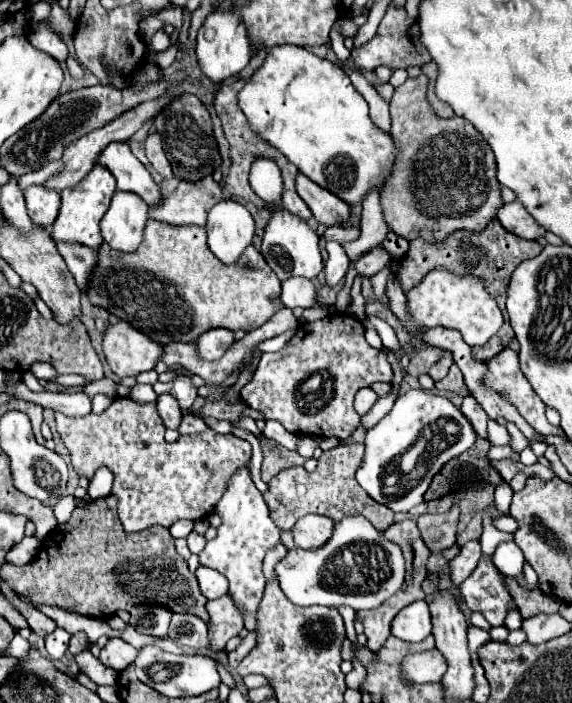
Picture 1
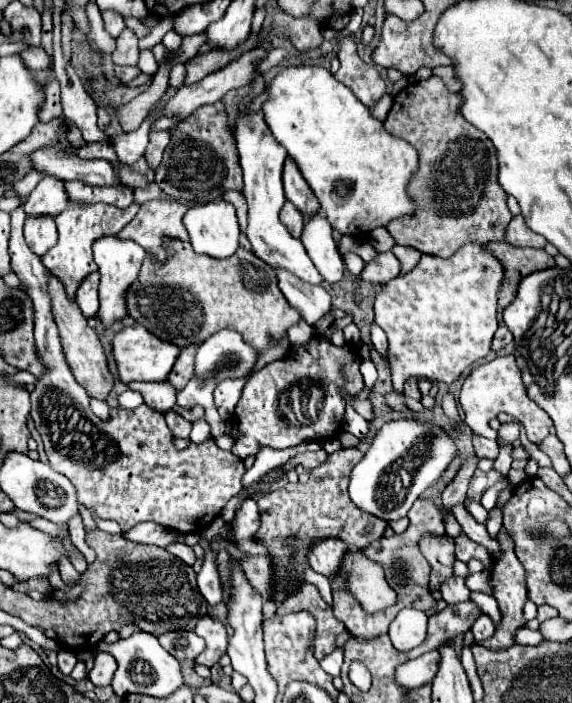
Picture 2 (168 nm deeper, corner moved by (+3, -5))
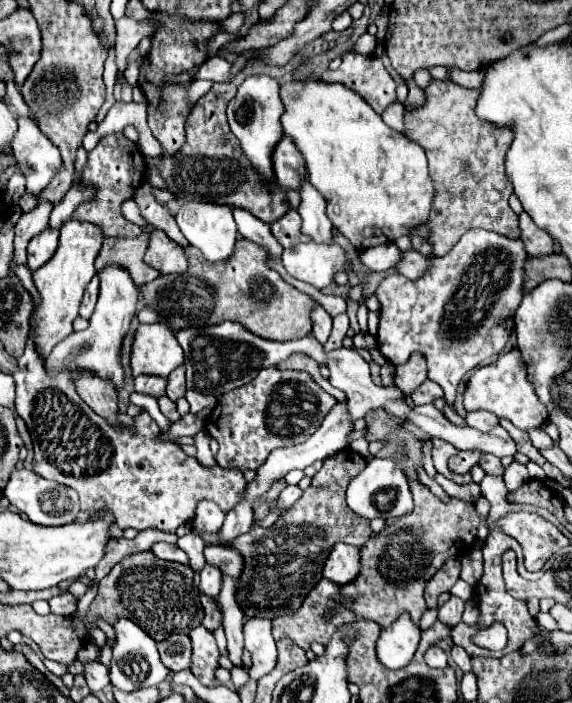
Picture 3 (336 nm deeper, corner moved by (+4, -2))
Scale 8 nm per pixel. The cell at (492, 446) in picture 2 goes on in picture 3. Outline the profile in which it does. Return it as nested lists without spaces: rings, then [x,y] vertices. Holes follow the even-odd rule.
[[[481,454],[481,462],[479,466],[487,472],[487,474],[503,474],[503,466],[501,460],[493,454]]]

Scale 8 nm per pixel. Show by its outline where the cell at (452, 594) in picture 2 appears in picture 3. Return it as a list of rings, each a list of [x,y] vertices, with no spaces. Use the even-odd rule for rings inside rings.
[[[451,594],[451,598],[439,608],[439,620],[441,620],[443,624],[447,624],[447,626],[453,628],[455,624],[461,622],[463,610],[465,610],[465,600]]]

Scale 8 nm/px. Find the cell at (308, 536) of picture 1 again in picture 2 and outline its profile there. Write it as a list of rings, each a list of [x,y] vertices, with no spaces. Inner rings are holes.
[[[340,539],[318,541],[318,545],[314,545],[314,549],[310,549],[308,553],[308,561],[316,573],[324,577],[334,577],[342,567],[342,559],[346,553],[348,553],[348,545]]]

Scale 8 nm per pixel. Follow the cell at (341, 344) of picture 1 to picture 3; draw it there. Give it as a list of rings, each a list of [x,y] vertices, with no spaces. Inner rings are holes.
[[[269,366],[261,370],[253,382],[223,394],[209,416],[207,432],[219,442],[215,460],[225,468],[257,470],[271,450],[305,442],[335,404],[337,400],[329,396],[311,374]]]

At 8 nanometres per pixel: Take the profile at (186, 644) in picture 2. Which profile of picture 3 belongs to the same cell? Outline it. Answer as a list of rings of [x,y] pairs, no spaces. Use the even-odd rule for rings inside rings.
[[[173,634],[159,642],[159,654],[169,670],[185,670],[191,666],[191,638],[187,634]]]

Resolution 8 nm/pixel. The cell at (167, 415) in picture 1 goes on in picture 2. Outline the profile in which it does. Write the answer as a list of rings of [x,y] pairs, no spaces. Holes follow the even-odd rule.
[[[162,381],[162,383],[130,383],[132,391],[138,391],[144,397],[144,403],[160,413],[172,409],[176,405],[176,389]]]

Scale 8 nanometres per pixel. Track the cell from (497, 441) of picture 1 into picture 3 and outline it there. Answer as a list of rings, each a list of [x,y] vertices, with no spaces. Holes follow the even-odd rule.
[[[513,348],[511,352],[499,356],[495,362],[479,368],[469,378],[467,388],[463,392],[463,404],[465,404],[467,412],[471,412],[471,410],[489,410],[497,416],[505,416],[517,428],[521,428],[525,432],[533,430],[533,428],[539,428],[547,420],[547,410],[539,402],[533,386],[527,380],[525,364],[523,364],[523,358],[521,358],[517,348]]]

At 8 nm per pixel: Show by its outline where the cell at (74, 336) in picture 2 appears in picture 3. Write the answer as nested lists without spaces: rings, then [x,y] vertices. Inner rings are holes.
[[[81,372],[75,374],[75,386],[77,386],[77,394],[89,404],[93,406],[93,410],[103,416],[105,420],[113,422],[115,426],[119,424],[115,418],[117,412],[117,390],[111,382],[105,382],[103,378],[97,378],[97,374],[89,374],[89,372]]]

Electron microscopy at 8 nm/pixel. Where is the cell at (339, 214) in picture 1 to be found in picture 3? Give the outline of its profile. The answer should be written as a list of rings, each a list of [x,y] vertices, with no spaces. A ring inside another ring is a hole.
[[[283,136],[273,152],[273,170],[281,188],[285,190],[301,190],[301,182],[305,182],[305,162],[293,140]]]

